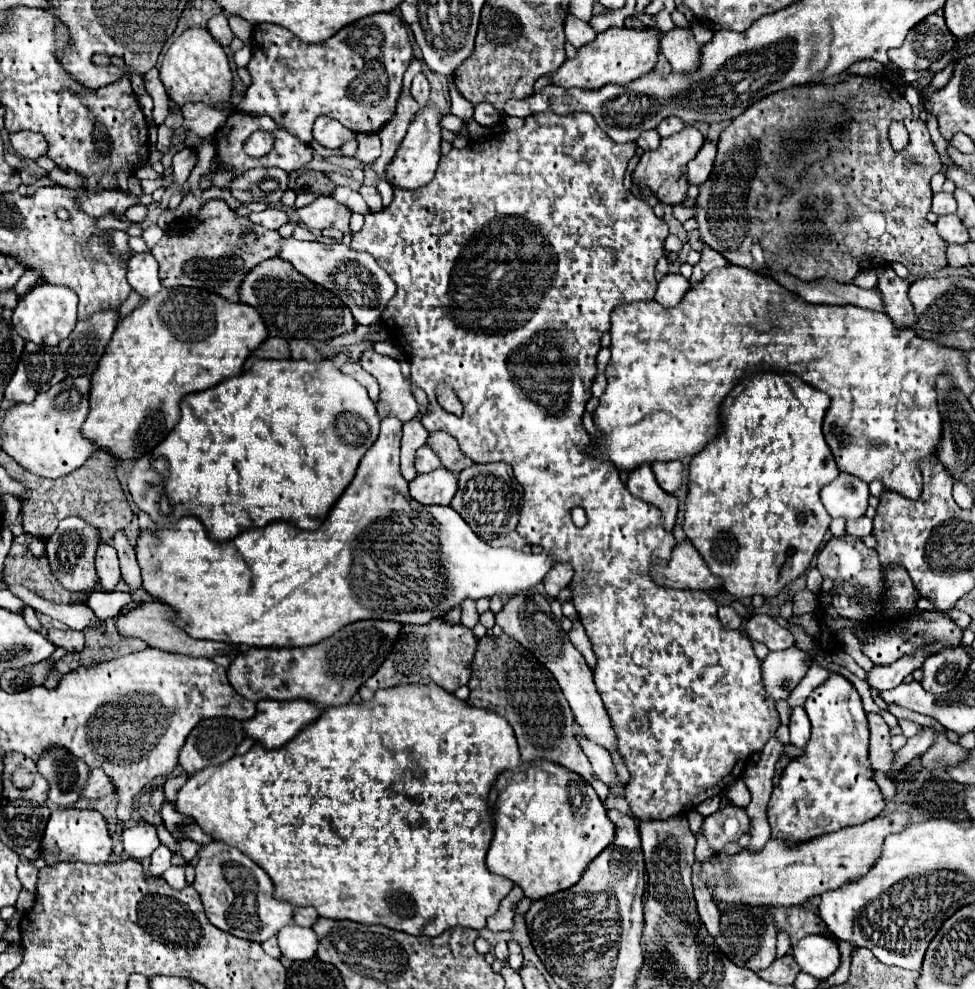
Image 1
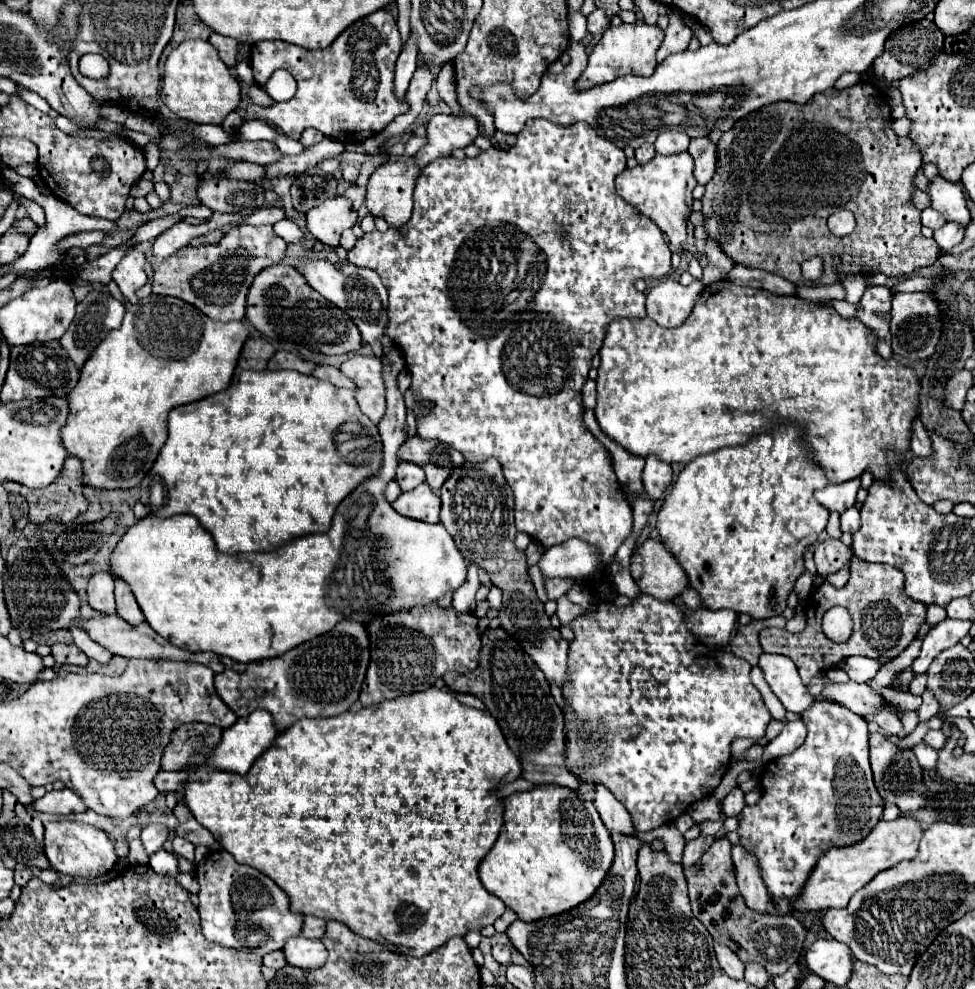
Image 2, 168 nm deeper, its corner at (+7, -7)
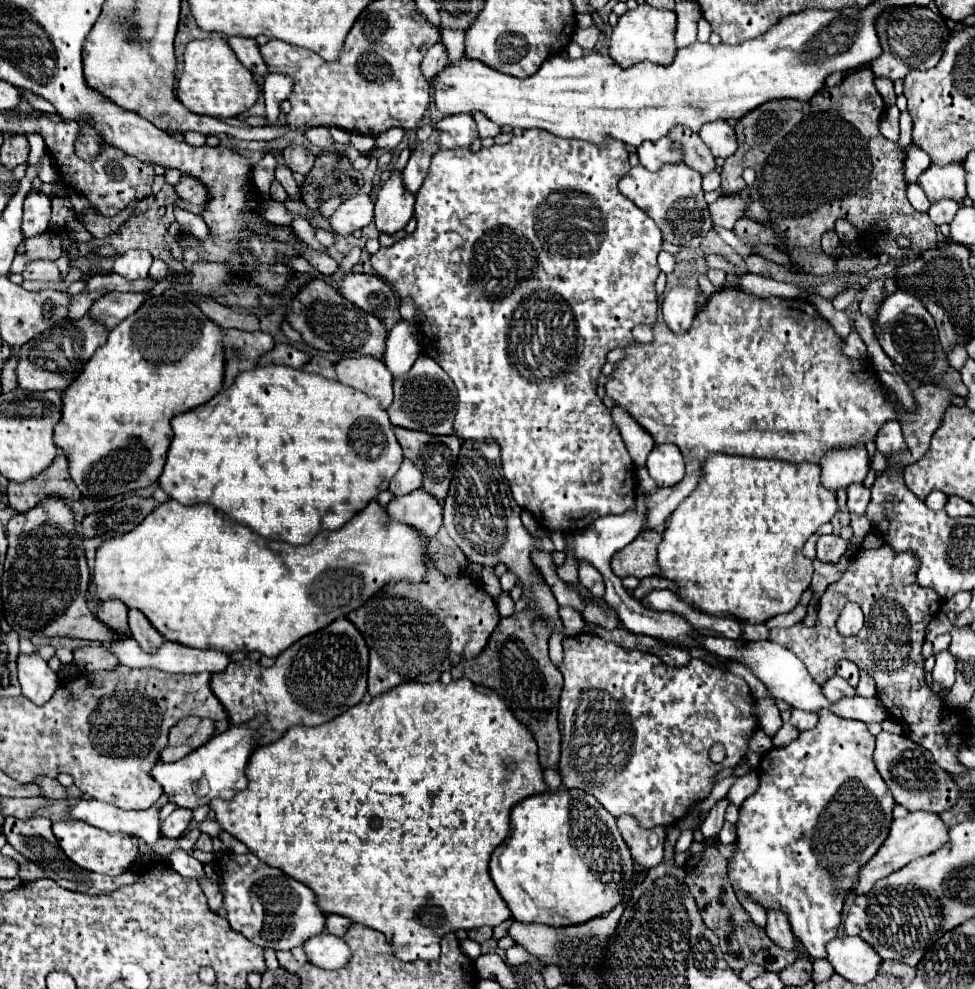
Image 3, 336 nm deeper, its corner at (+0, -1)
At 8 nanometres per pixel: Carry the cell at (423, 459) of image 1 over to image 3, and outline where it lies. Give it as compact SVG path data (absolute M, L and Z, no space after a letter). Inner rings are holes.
M403 459L401 469L391 479L389 489L393 491L393 495L399 497L399 495L405 495L405 493L411 493L411 491L419 489L421 485L423 485L423 473L409 459Z

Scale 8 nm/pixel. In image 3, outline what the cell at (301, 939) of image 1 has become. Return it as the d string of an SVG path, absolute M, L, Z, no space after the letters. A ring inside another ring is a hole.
M319 933L319 935L309 937L303 943L303 951L305 951L309 963L323 967L323 969L339 969L351 957L351 951L345 945L345 941L341 937L329 935L329 933Z

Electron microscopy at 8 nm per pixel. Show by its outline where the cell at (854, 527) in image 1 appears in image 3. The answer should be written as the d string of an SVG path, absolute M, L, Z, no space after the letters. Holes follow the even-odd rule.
M849 485L847 489L847 507L853 515L863 515L869 505L869 489L861 485Z

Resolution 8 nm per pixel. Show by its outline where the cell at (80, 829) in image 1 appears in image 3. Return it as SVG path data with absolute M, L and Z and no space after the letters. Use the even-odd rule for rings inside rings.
M75 819L55 821L53 833L55 833L61 849L65 851L65 855L85 871L105 873L105 875L111 875L111 877L121 875L133 863L133 859L139 853L137 837L131 837L127 833L109 833L109 831L91 827L83 821L75 821Z

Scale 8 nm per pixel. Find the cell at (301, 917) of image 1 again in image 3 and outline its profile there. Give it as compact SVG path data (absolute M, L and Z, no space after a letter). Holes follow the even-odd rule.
M327 915L325 919L327 919L325 931L331 935L337 935L337 937L341 937L343 931L347 931L347 927L351 925L351 921L347 917L341 917L341 915Z

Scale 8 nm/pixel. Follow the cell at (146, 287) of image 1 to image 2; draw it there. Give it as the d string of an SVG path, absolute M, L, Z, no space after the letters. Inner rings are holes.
M130 249L112 271L112 281L118 285L124 297L132 297L136 289L146 283L146 257L144 253Z

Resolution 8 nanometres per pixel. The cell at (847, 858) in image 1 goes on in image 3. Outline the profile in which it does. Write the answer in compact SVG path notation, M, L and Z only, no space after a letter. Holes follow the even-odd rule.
M913 811L903 819L893 819L891 823L891 831L887 835L887 839L883 841L883 845L877 849L877 853L859 869L859 879L857 885L853 887L855 895L863 895L867 893L873 883L877 879L883 879L887 875L891 875L893 871L899 871L901 867L905 867L907 863L927 857L931 855L935 849L939 849L943 843L947 843L947 825L935 815L935 813L927 813L927 811Z

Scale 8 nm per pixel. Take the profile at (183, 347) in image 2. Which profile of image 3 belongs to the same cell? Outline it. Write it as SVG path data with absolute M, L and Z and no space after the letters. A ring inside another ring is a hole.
M155 295L145 301L145 309L129 315L113 331L107 343L87 361L83 373L63 391L63 417L55 425L55 445L69 457L69 469L83 497L101 501L123 495L141 487L149 487L163 471L167 449L173 437L171 417L207 403L223 387L225 375L225 329L211 321L197 303L187 297Z

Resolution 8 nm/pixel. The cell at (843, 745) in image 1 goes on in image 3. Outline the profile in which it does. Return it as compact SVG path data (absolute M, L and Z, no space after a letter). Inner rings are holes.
M821 709L815 729L803 731L793 743L775 747L761 757L761 785L745 805L739 807L737 849L733 861L729 861L731 885L733 889L749 893L765 909L781 909L789 917L795 937L813 959L825 957L825 943L837 933L843 901L855 885L857 871L885 841L893 821L891 811L895 799L877 773L873 751L875 737L863 721L845 719L829 709Z

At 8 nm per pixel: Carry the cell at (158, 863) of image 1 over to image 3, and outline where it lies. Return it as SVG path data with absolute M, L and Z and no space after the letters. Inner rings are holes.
M175 847L171 853L165 855L171 863L171 867L181 873L183 877L191 877L191 879L201 879L205 875L203 871L203 863L199 863L191 853L185 853L181 847Z

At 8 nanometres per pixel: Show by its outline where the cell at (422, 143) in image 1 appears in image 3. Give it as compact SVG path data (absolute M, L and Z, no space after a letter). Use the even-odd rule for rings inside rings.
M391 171L389 179L375 193L375 225L379 231L401 231L413 217L415 195L403 185L401 171Z

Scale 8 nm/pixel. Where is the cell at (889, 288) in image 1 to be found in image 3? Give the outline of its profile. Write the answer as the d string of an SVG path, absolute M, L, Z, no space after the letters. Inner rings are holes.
M877 279L877 281L867 283L867 287L863 289L863 297L861 297L861 301L859 301L859 309L861 309L863 315L867 315L867 317L871 319L871 323L875 323L883 301L885 301L883 279Z

